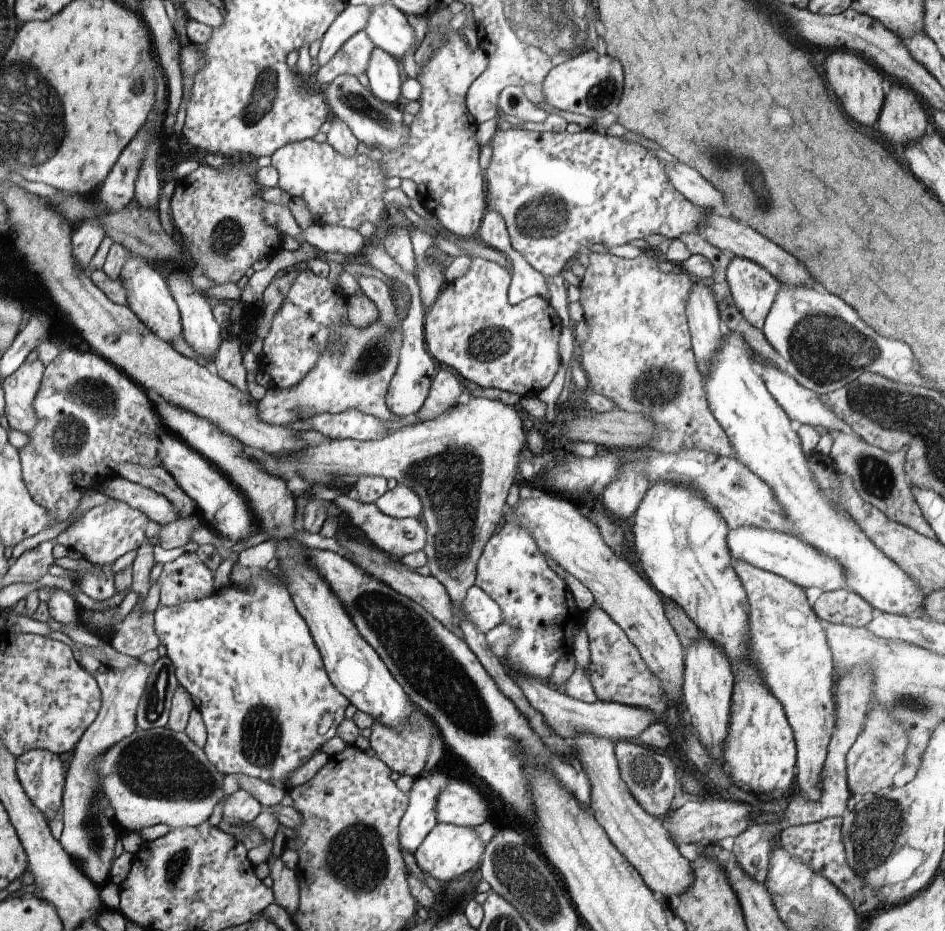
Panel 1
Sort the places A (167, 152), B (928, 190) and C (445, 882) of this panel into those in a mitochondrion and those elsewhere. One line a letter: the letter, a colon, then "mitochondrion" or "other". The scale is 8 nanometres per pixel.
A: other
B: other
C: other

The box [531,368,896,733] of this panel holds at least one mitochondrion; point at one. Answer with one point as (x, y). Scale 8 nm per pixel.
(738, 482)

